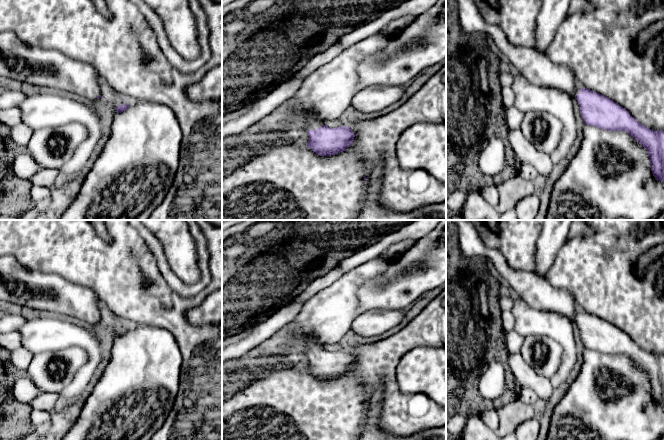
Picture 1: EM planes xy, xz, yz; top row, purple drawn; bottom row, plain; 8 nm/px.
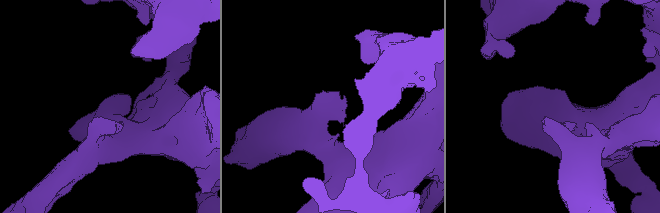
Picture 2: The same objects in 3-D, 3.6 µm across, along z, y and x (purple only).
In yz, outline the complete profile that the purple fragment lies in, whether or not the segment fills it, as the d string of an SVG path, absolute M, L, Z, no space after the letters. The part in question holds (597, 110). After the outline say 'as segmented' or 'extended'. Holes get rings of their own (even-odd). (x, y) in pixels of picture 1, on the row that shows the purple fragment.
M587 88L575 95L586 125L609 131L625 131L647 151L656 180L664 182L664 130L655 131L639 123L610 98Z; as segmented

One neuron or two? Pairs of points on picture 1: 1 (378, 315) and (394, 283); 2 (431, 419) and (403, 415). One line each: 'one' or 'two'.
1: two
2: one

